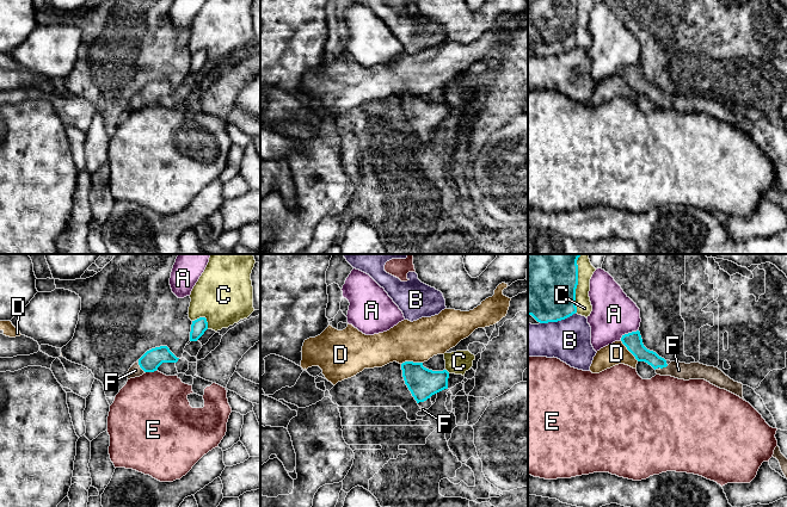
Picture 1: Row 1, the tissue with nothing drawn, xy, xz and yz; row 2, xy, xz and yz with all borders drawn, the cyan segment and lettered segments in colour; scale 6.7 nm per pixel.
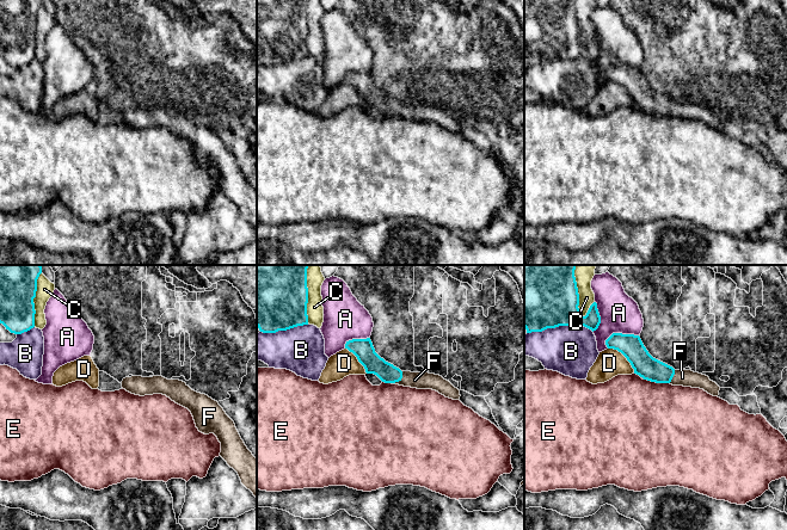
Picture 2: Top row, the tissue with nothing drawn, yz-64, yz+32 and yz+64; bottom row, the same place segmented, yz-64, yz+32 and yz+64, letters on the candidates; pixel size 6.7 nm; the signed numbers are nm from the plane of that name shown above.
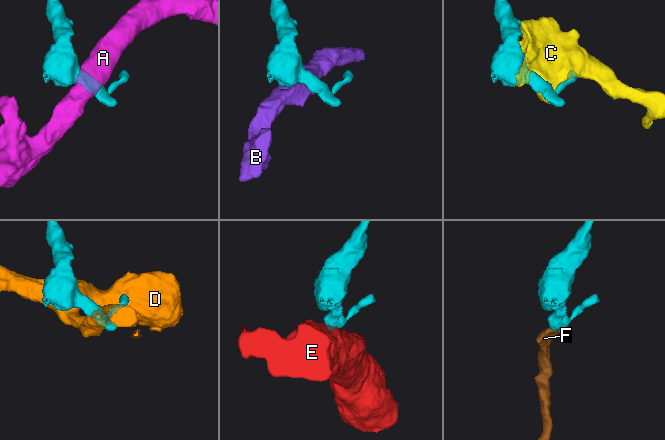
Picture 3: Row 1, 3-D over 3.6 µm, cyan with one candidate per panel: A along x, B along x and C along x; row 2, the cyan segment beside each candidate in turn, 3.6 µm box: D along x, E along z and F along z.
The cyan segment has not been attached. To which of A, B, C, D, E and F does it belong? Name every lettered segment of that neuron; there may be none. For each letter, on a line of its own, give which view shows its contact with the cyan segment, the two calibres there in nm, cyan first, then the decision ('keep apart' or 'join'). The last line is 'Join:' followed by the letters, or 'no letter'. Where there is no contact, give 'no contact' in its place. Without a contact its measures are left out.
A: meets cyan in yz; 120 nm thick on the cyan side, 300 nm on the other; keep apart
B: meets cyan in yz; 360 nm thick on the cyan side, 280 nm on the other; keep apart
C: meets cyan in yz; 360 nm thick on the cyan side, 110 nm on the other; keep apart
D: meets cyan in xz; 200 nm thick on the cyan side, 280 nm on the other; keep apart
E: meets cyan in xy; 140 nm thick on the cyan side, 480 nm on the other; keep apart
F: meets cyan in xy; 140 nm thick on the cyan side, 80 nm on the other; join
Join: F

